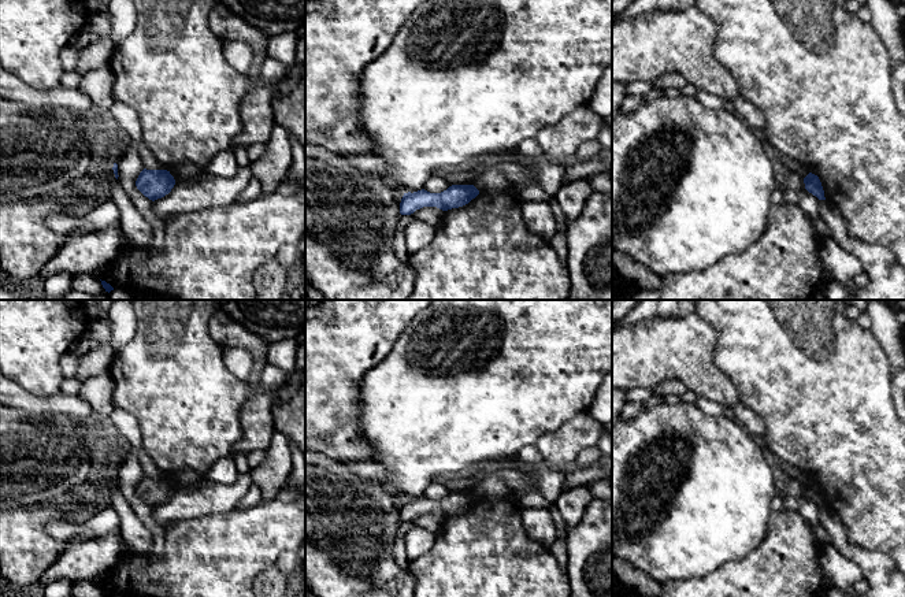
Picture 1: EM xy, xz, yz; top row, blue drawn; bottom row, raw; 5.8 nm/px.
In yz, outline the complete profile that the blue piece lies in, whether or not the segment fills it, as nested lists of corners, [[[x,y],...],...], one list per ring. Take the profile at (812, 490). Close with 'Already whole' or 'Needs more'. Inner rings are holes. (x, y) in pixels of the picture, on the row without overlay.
[[[809,479],[804,485],[804,490],[805,490],[805,496],[809,500],[812,500],[813,503],[816,503],[819,507],[826,507],[823,493],[821,493],[821,489],[820,489],[820,486],[819,486],[817,482]]]. Already whole

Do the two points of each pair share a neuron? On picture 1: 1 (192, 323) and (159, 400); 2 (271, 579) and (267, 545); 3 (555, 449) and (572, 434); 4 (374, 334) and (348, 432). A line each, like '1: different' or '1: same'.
1: same
2: different
3: same
4: same

